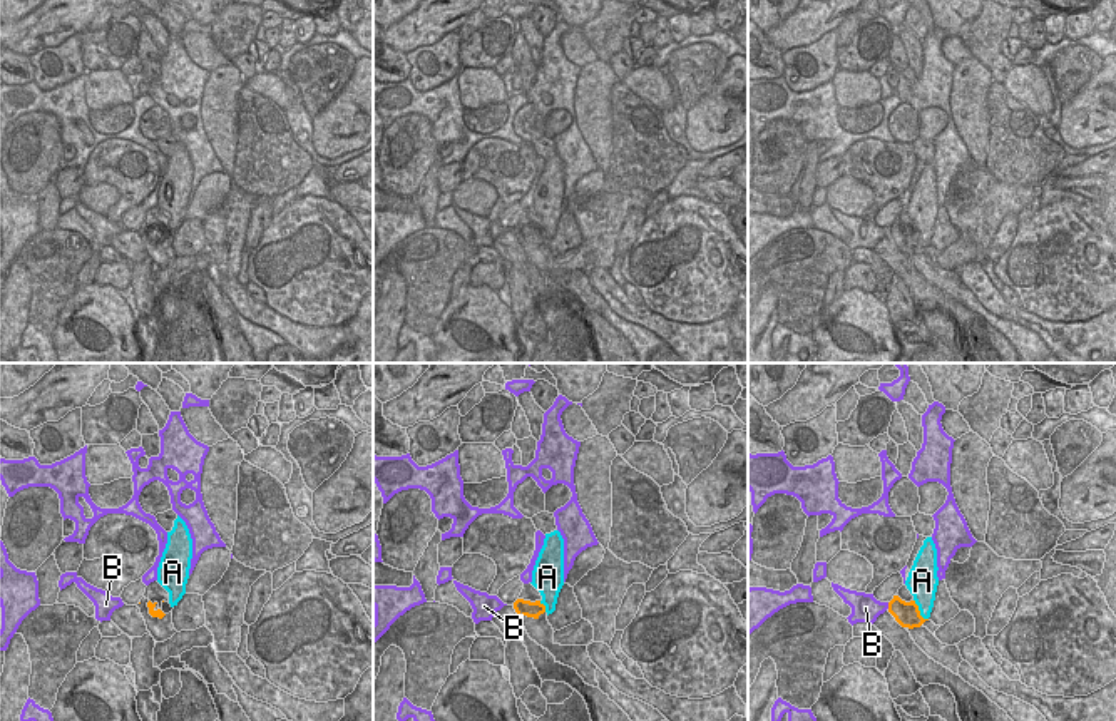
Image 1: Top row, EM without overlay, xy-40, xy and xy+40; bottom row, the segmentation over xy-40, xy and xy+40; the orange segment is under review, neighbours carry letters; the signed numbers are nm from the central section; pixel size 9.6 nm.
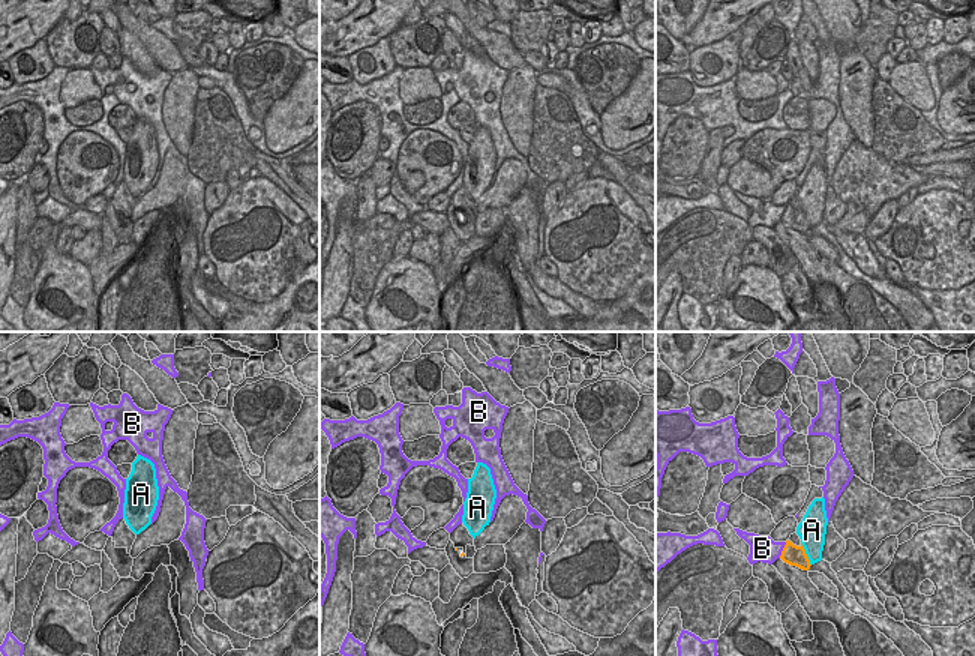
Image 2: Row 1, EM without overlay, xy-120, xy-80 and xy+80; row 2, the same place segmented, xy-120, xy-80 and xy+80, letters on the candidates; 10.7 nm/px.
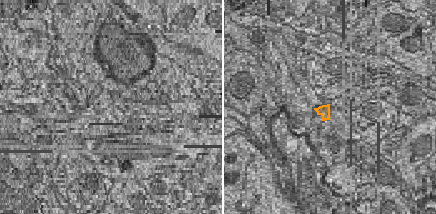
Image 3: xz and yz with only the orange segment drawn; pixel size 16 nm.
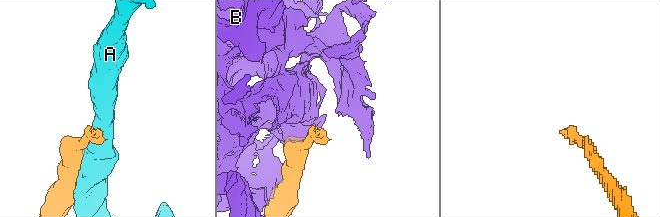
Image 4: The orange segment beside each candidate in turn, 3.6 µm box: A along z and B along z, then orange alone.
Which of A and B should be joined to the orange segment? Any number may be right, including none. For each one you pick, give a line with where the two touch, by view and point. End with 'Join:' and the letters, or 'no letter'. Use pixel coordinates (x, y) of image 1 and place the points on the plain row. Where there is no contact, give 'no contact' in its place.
Join: no letter

